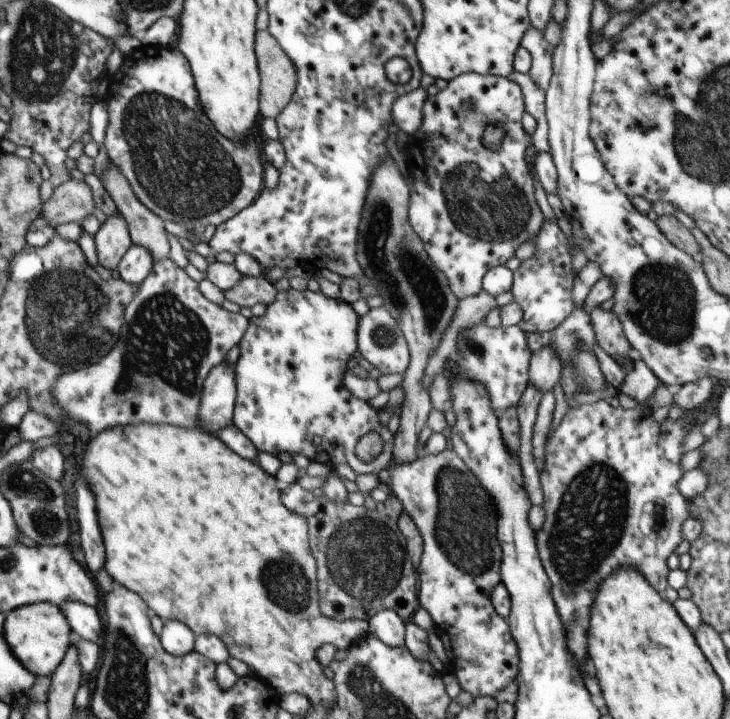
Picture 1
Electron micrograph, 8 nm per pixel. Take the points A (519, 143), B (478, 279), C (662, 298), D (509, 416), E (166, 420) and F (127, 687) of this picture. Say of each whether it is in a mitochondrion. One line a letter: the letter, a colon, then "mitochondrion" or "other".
A: other
B: other
C: mitochondrion
D: other
E: other
F: mitochondrion

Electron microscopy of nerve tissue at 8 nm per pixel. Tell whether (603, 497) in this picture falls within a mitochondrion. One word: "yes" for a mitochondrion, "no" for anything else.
yes

